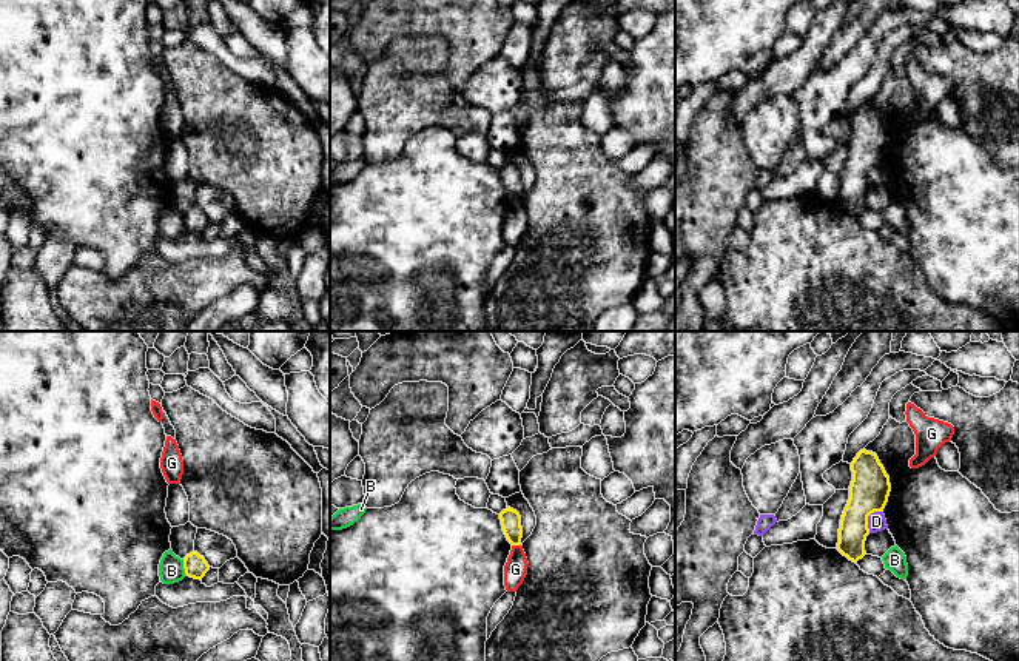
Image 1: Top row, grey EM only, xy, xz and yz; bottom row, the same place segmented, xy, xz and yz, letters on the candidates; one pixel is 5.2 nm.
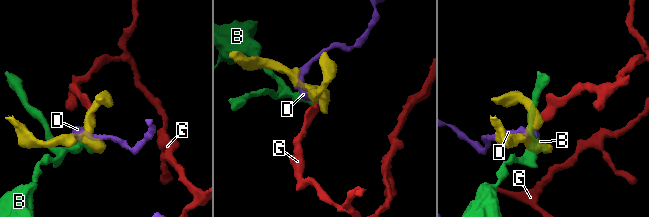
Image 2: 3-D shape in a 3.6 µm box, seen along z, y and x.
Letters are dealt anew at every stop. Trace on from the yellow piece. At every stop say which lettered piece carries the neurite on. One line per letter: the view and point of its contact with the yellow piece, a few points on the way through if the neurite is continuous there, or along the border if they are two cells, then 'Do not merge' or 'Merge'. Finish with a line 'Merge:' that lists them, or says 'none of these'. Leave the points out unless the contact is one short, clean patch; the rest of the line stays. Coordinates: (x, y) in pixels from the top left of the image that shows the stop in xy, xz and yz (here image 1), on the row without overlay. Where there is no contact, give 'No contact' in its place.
B: Touches yellow at xy (184, 222). Boundary: xy (182, 214), (187, 230). Do not merge
D: Touches yellow at yz (867, 173). Do not merge
G: Touches yellow at xz (517, 199). Boundary: xz (512, 199), (520, 201). Do not merge
Merge: none of these

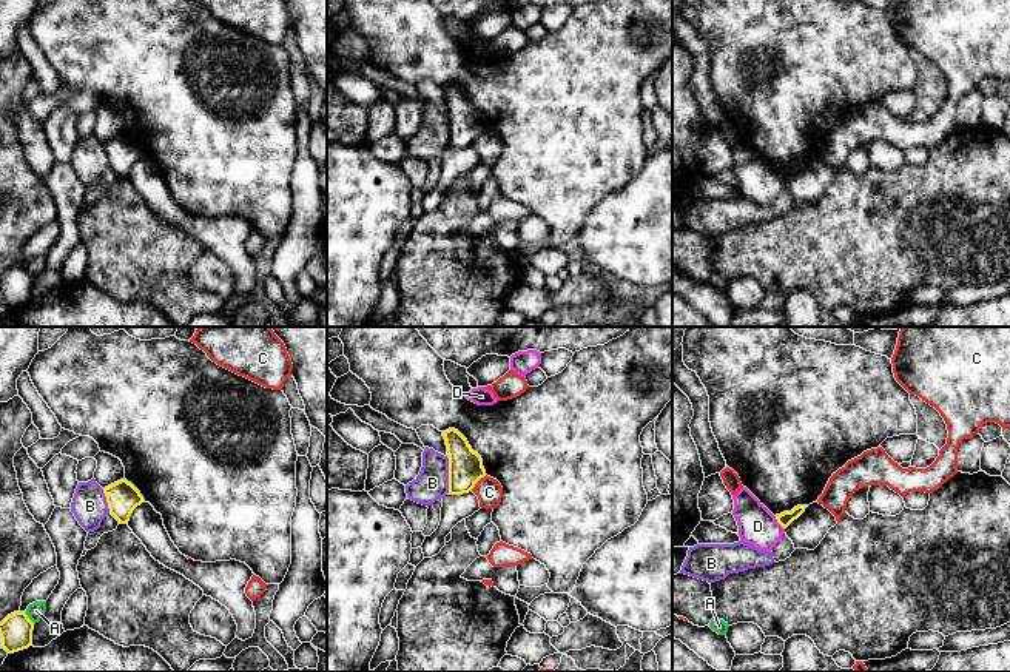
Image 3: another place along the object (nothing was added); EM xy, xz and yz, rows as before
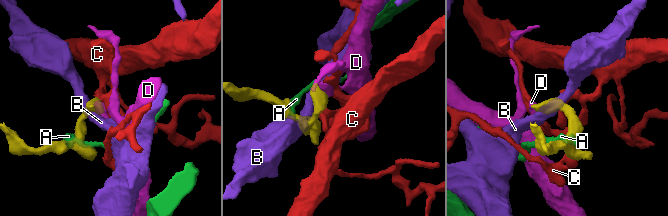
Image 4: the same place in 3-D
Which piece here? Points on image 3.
A: Touches yellow at xy (28, 273). Do not merge
B: Touches yellow at xz (449, 131). Do not merge
C: Touches yellow at xz (477, 136). Boundary: xz (486, 130), (471, 145). Do not merge
D: Touches yellow at yz (777, 176). Boundary: yz (774, 171), (784, 184). Do not merge
Merge: none of these

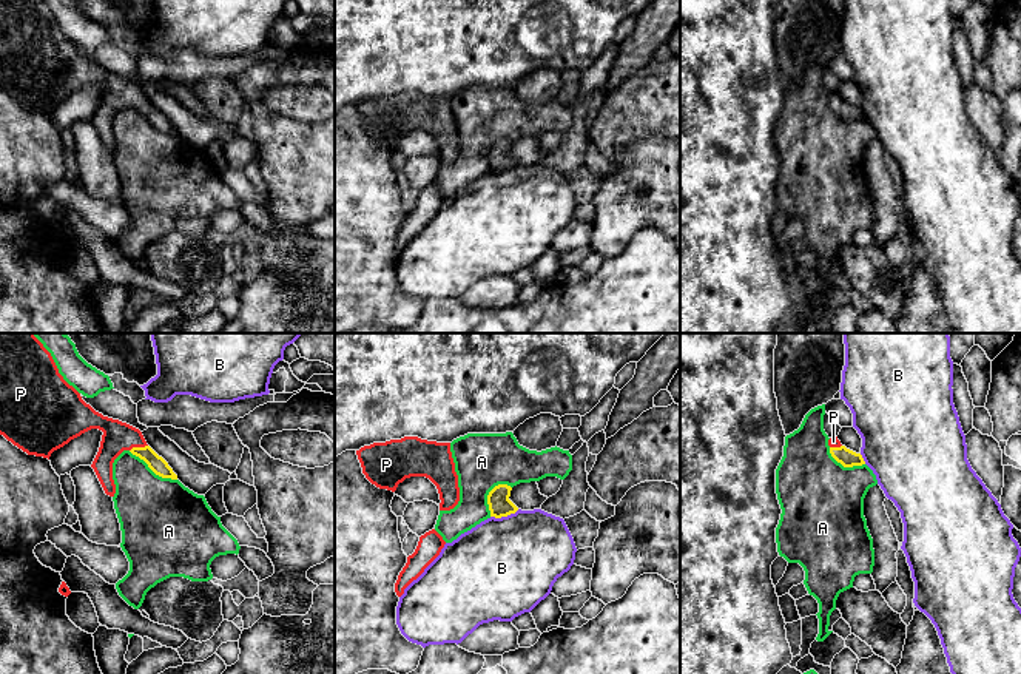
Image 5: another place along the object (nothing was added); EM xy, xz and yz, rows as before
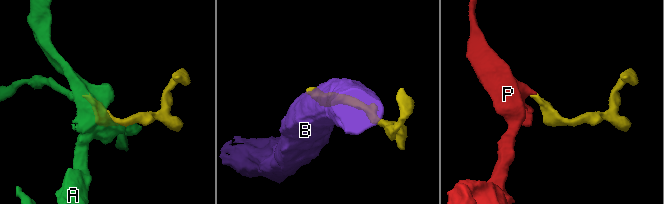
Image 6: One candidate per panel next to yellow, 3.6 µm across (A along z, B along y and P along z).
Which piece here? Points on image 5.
A: Touches yellow at xy (153, 125). Do not merge
B: Touches yellow at xz (505, 170). Boundary: xz (518, 164), (506, 170), (491, 171). Do not merge
P: Touches yellow at xy (138, 102). Merge
Merge: P

